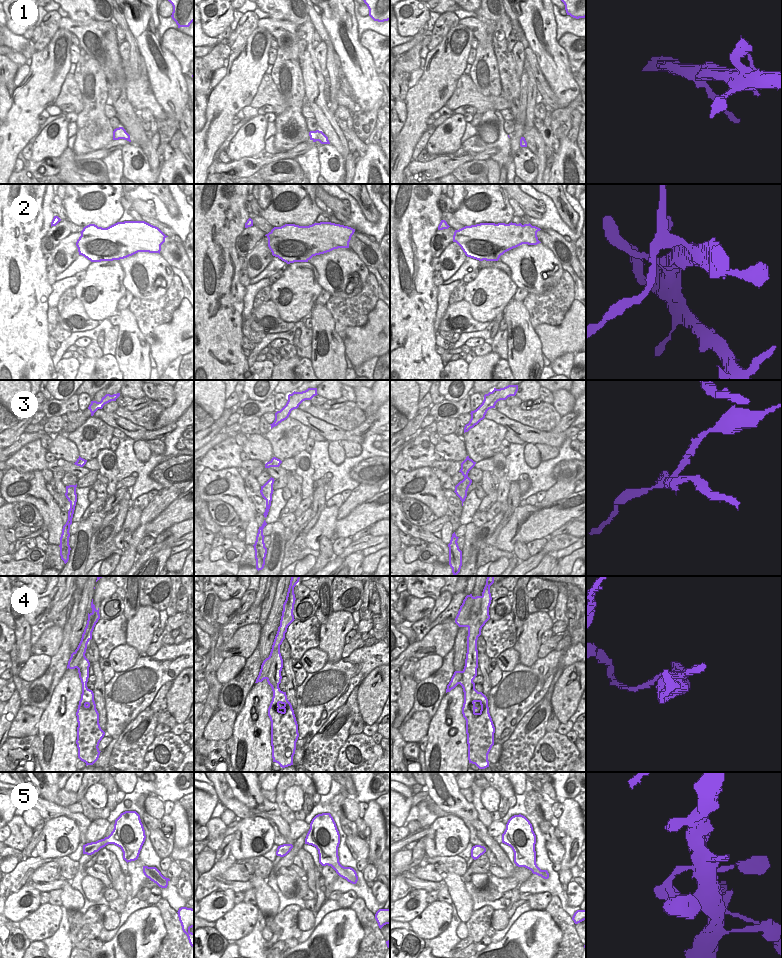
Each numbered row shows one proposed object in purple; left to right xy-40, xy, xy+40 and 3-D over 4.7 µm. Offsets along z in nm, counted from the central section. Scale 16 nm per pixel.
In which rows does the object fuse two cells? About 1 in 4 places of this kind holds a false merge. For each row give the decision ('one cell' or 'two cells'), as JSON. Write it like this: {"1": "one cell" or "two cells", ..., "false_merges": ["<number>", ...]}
{"1": "one cell", "2": "two cells", "3": "two cells", "4": "two cells", "5": "one cell", "false_merges": ["2", "3", "4"]}

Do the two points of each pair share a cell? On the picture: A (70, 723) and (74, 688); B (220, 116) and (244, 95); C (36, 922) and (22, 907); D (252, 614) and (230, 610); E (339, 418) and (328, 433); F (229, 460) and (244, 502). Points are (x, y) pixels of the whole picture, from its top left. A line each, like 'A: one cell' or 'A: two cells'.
A: one cell
B: one cell
C: two cells
D: two cells
E: two cells
F: two cells

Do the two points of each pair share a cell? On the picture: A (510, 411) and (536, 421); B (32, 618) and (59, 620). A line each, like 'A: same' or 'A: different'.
A: same
B: different

